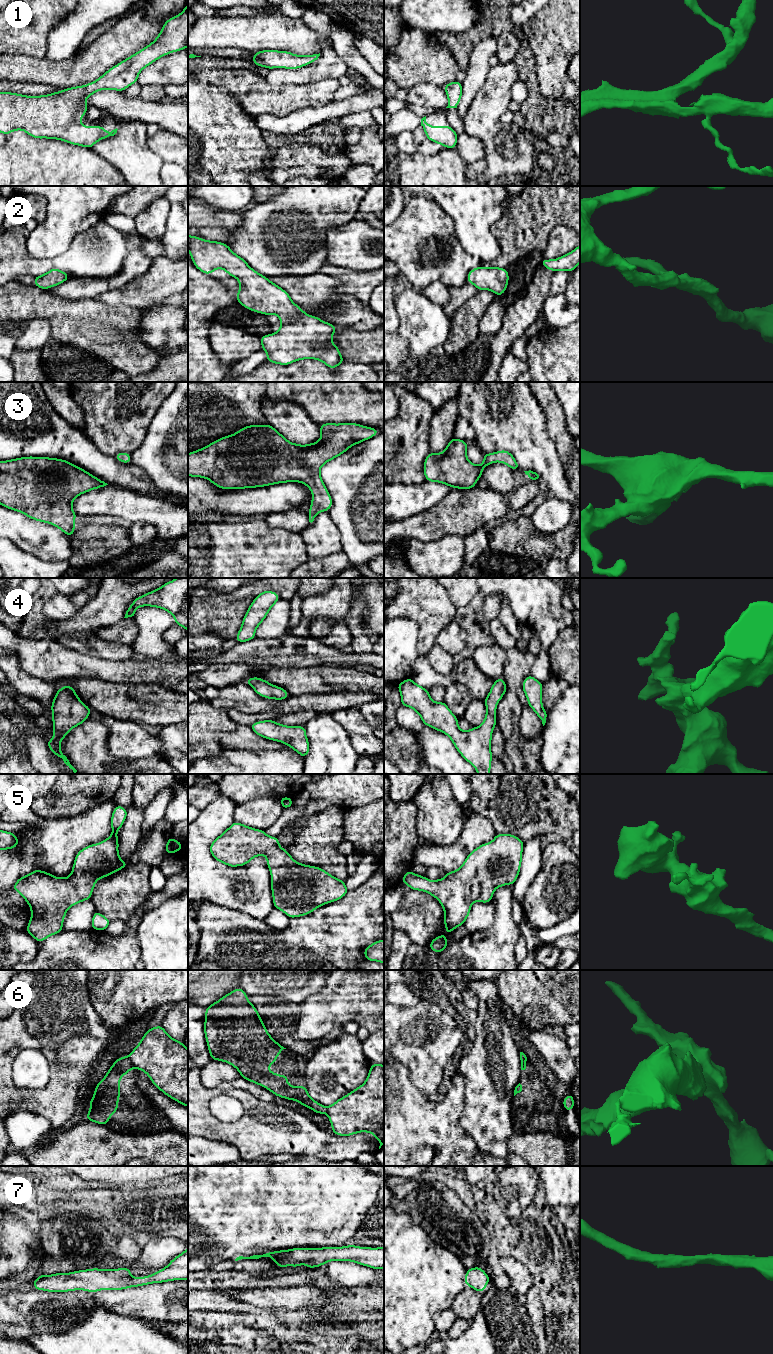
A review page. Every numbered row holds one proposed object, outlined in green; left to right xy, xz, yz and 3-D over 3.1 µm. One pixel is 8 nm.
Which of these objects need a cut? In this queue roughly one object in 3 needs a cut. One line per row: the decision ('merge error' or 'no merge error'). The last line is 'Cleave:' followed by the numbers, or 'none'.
1: no merge error
2: no merge error
3: no merge error
4: no merge error
5: no merge error
6: merge error
7: no merge error
Cleave: 6

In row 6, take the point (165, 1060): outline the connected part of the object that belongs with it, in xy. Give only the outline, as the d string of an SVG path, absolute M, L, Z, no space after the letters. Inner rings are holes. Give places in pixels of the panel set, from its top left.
M158 1025L145 1032L139 1044L130 1053L129 1059L135 1068L149 1076L155 1087L188 1107L188 1049L183 1042L171 1038L165 1029Z

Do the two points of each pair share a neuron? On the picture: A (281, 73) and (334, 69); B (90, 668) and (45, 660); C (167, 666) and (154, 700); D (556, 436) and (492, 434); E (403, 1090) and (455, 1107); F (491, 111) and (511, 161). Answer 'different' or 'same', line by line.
A: same
B: same
C: different
D: different
E: same
F: same

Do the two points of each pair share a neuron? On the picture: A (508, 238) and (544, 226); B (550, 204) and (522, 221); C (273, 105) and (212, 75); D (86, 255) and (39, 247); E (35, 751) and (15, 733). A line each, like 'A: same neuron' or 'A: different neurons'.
A: same neuron
B: same neuron
C: same neuron
D: different neurons
E: same neuron

